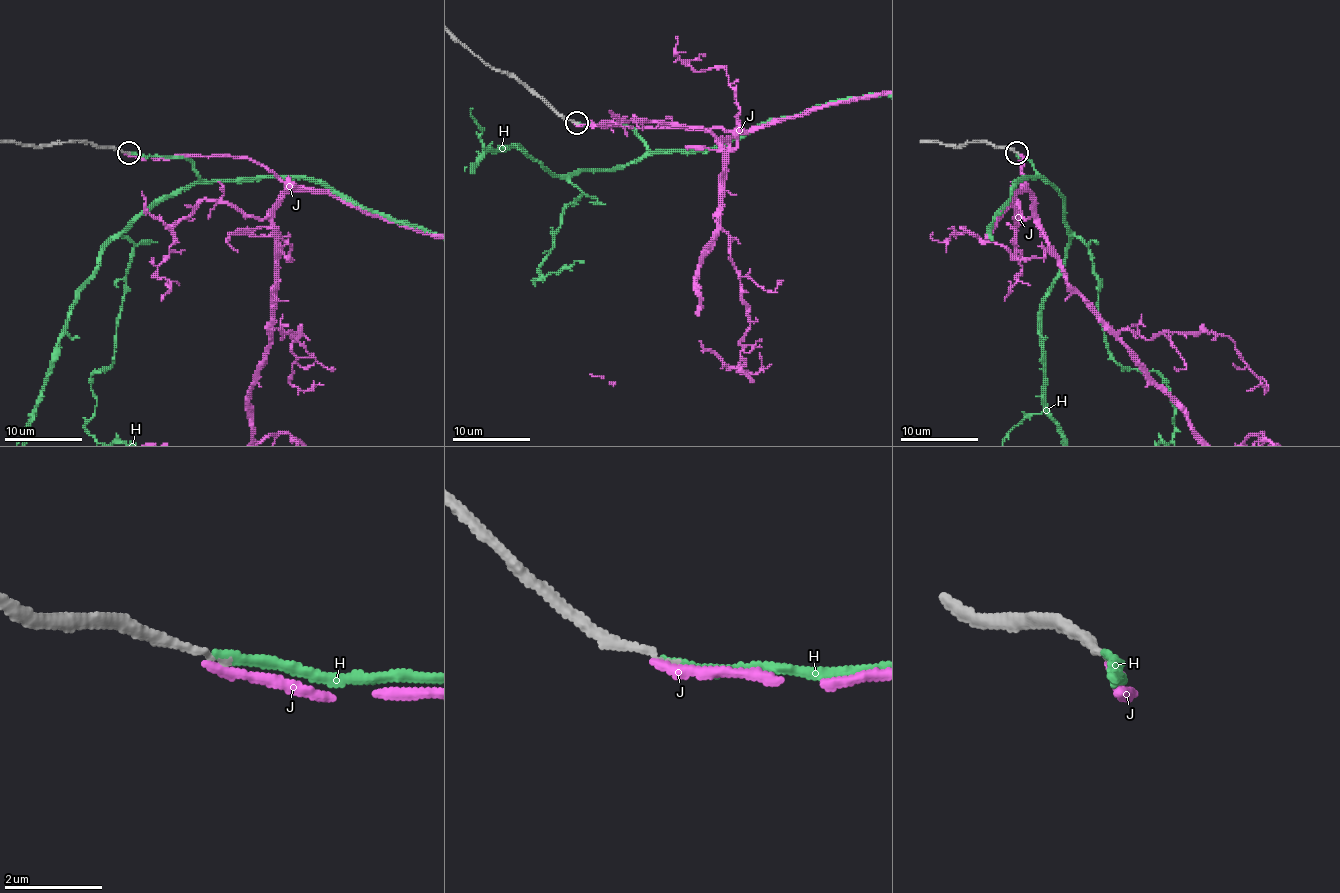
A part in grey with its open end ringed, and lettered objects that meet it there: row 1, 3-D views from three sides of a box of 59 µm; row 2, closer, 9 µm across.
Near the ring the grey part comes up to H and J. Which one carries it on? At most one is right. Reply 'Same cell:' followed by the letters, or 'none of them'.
Same cell: H

